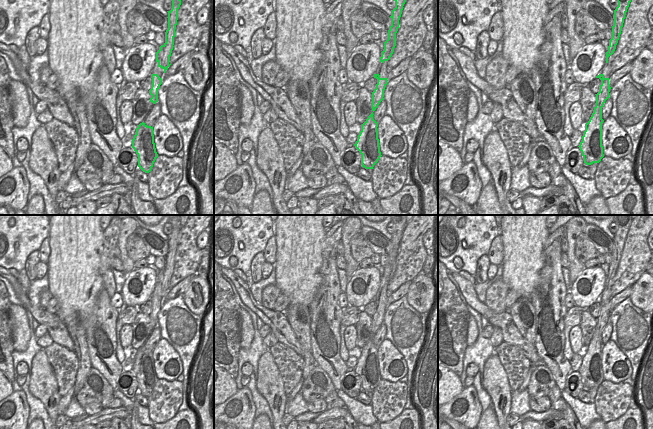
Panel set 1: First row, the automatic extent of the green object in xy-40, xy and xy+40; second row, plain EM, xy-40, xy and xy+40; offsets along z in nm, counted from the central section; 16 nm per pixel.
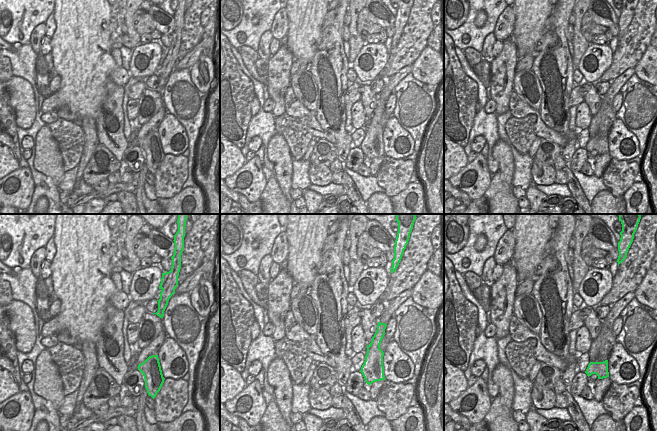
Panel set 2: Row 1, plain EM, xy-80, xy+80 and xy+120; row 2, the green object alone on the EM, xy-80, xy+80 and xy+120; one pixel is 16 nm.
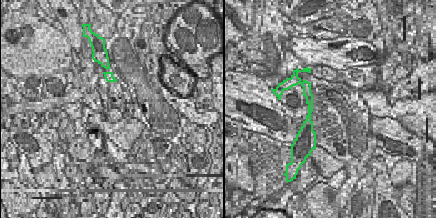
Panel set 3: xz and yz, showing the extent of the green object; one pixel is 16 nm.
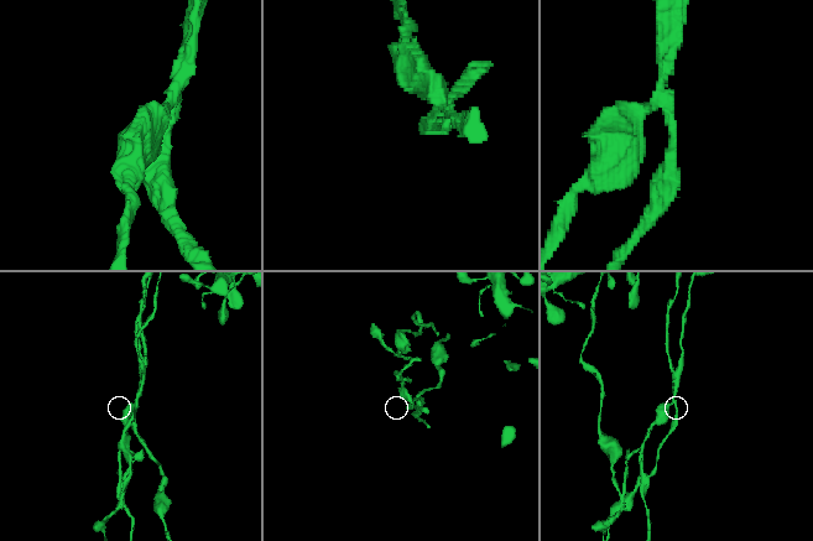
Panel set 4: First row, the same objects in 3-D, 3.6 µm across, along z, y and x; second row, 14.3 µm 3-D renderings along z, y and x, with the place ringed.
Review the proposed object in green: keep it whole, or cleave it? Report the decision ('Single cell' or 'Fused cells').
Fused cells

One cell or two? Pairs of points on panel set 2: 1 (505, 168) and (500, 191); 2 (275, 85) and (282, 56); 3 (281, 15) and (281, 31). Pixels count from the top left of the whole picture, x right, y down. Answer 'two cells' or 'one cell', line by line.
1: two cells
2: one cell
3: one cell

